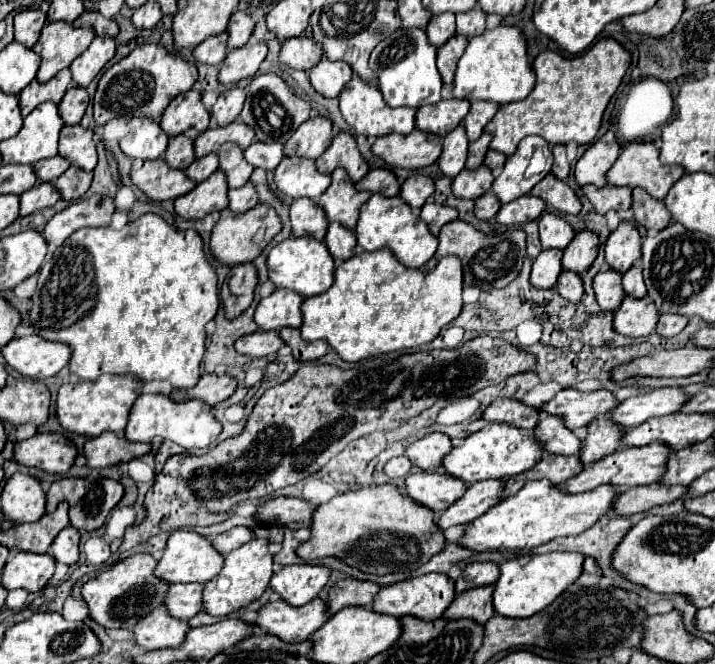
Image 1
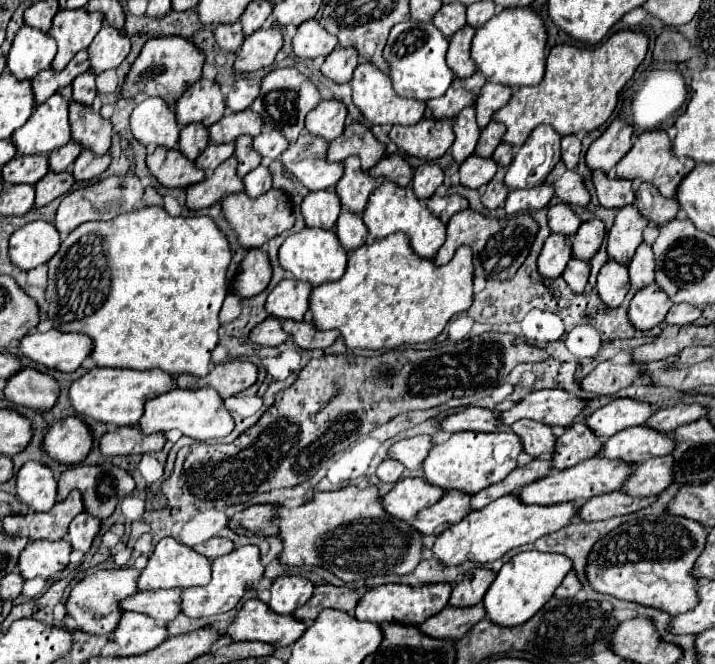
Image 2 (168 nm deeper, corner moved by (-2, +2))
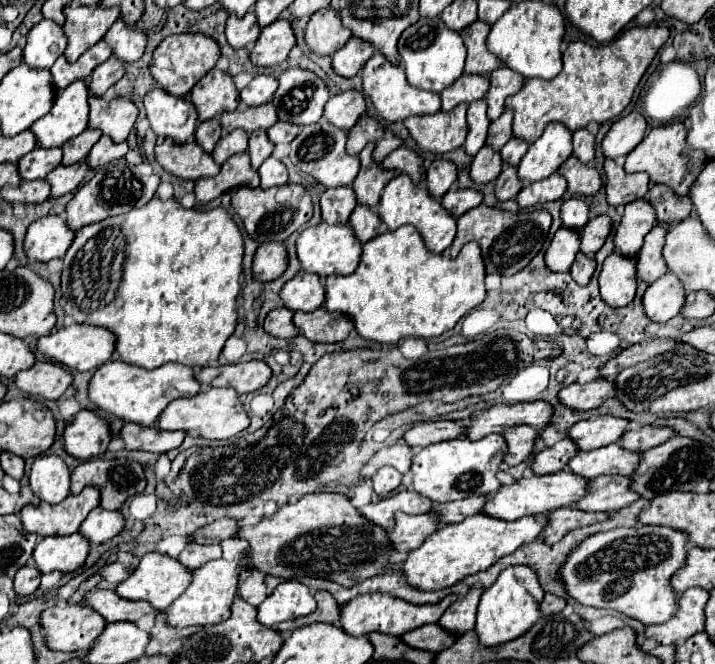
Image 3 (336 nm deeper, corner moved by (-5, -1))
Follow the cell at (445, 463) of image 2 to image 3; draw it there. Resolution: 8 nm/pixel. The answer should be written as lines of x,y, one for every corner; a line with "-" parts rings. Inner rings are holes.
488,434
476,442
468,438
454,438
422,448
412,458
412,486
418,494
430,498
432,502
452,502
464,500
468,496
488,496
500,488
496,472
502,464
502,454
506,452
506,442
500,434

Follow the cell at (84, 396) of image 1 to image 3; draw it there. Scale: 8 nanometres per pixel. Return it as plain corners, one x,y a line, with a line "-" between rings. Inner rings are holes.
110,360
102,364
90,380
90,400
104,408
110,414
124,418
126,422
156,426
158,416
164,408
178,398
192,398
202,392
200,382
196,380
192,366
182,364
164,364
156,370
136,368
132,364
124,364
120,360

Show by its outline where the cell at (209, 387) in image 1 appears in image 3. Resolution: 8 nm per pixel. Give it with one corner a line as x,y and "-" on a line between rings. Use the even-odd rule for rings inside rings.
262,360
224,364
218,368
202,368
196,378
204,388
234,388
238,394
250,394
262,388
272,376
272,370

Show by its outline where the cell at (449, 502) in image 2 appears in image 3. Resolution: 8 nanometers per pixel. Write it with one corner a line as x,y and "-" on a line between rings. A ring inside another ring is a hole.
420,514
420,516
394,516
396,526
388,534
388,540
396,552
410,552
422,544
422,540
436,530
436,516
434,514

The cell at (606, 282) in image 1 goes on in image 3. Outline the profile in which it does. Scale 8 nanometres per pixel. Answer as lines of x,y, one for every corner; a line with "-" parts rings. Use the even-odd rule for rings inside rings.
610,254
600,272
602,300
612,308
628,306
636,296
636,258

